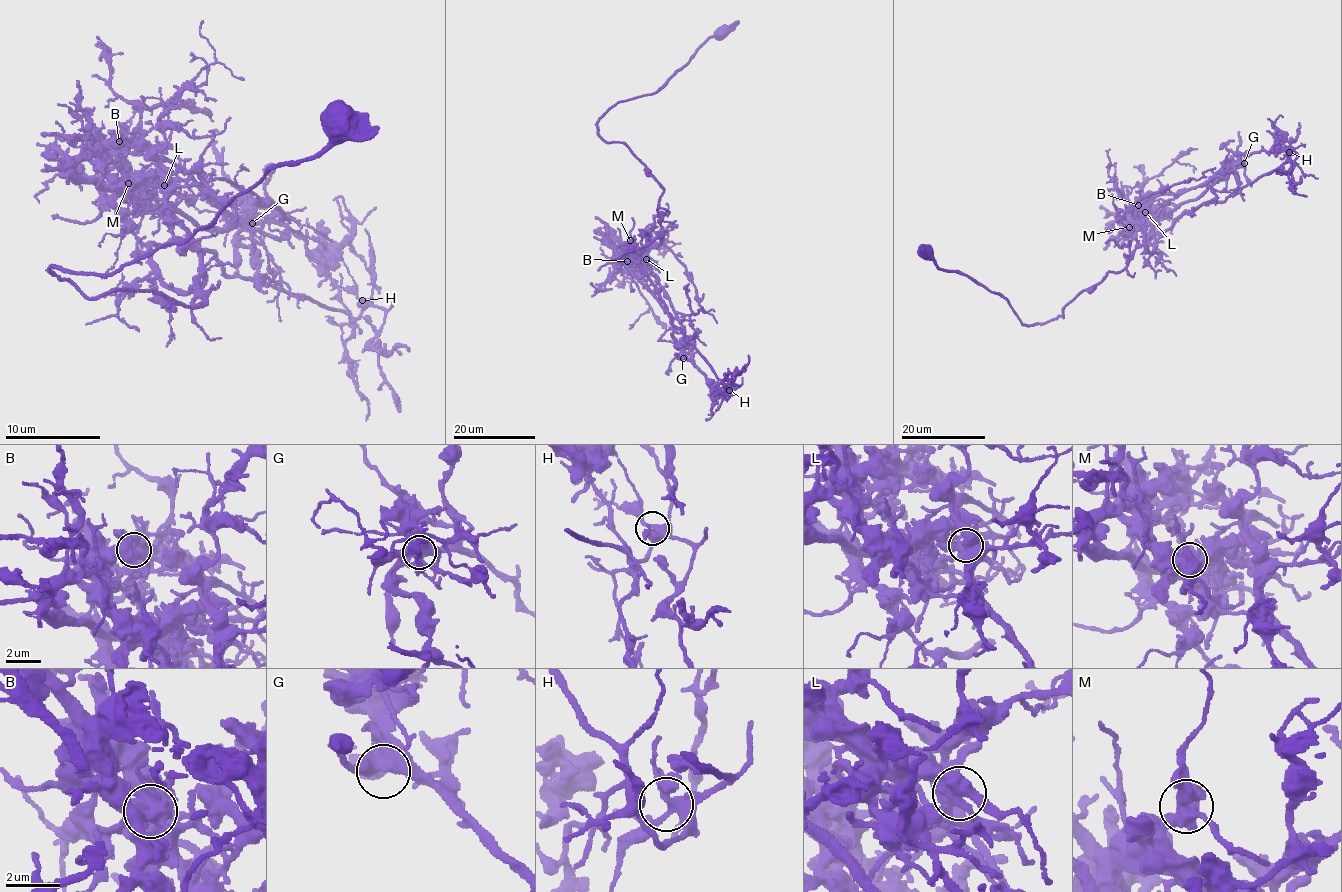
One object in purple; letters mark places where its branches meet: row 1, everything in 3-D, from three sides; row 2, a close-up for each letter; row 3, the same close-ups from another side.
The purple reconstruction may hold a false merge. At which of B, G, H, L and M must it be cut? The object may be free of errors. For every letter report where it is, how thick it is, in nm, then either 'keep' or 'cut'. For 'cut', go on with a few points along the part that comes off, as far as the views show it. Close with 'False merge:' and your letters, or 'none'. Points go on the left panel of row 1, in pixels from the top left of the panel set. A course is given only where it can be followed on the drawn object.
B: at (119, 141); 600 nm thick; cut; foreign part runs (118, 141), (85, 157), (78, 172), (87, 182), (213, 233), (273, 222), (312, 252), (348, 234)
G: at (252, 223); 480 nm thick; keep
H: at (362, 300); 340 nm thick; keep
L: at (164, 185); 440 nm thick; keep
M: at (128, 183); 550 nm thick; keep
False merge: B

